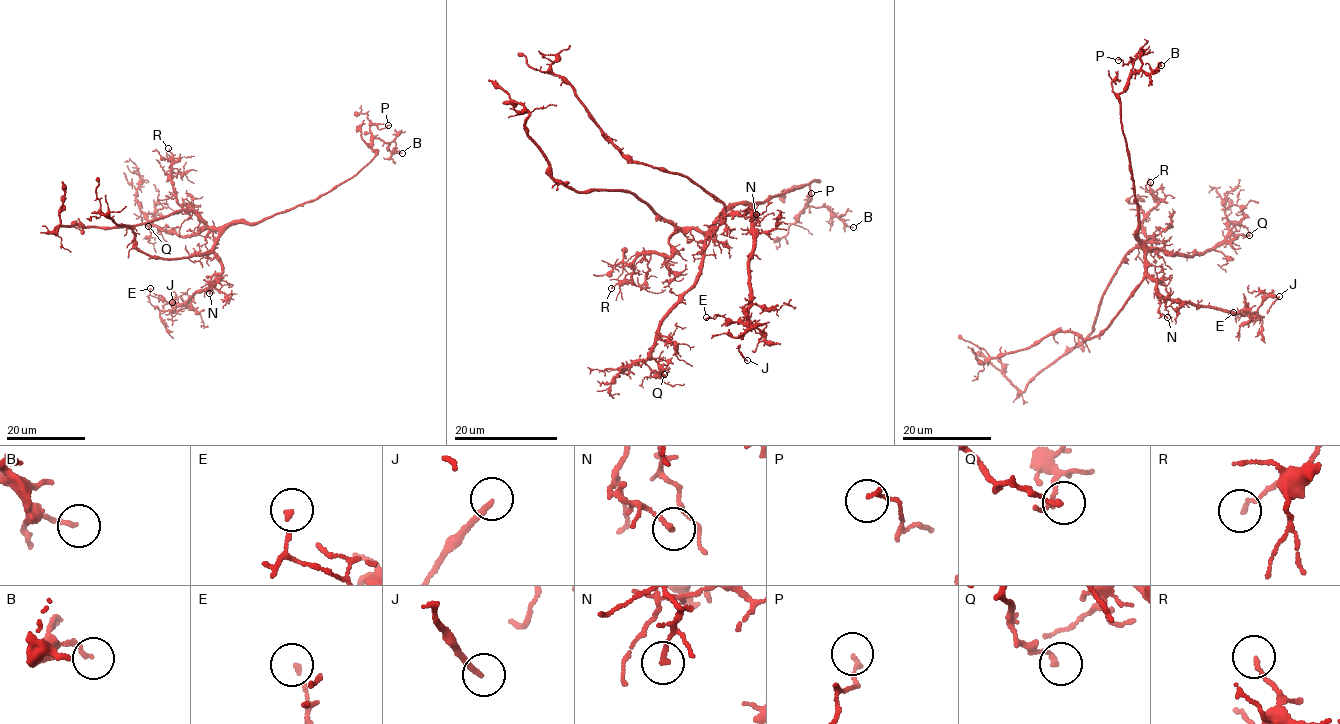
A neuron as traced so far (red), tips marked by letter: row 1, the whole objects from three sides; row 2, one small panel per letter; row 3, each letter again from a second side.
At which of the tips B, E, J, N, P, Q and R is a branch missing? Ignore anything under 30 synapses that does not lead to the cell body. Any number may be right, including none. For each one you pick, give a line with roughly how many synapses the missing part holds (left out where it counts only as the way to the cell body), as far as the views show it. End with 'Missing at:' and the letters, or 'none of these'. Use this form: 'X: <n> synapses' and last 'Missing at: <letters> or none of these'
Missing at: J

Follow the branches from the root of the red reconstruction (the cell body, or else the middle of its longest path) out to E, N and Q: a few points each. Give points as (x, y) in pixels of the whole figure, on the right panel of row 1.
E: (1145, 247), (1151, 249), (1145, 255), (1147, 275), (1157, 283), (1160, 294), (1250, 314), (1235, 319), (1233, 312)
N: (1145, 247), (1151, 249), (1145, 255), (1145, 265), (1147, 275), (1157, 283), (1160, 303), (1158, 312), (1167, 317)
Q: (1145, 247), (1192, 256), (1209, 251), (1232, 231), (1245, 237), (1249, 235)

